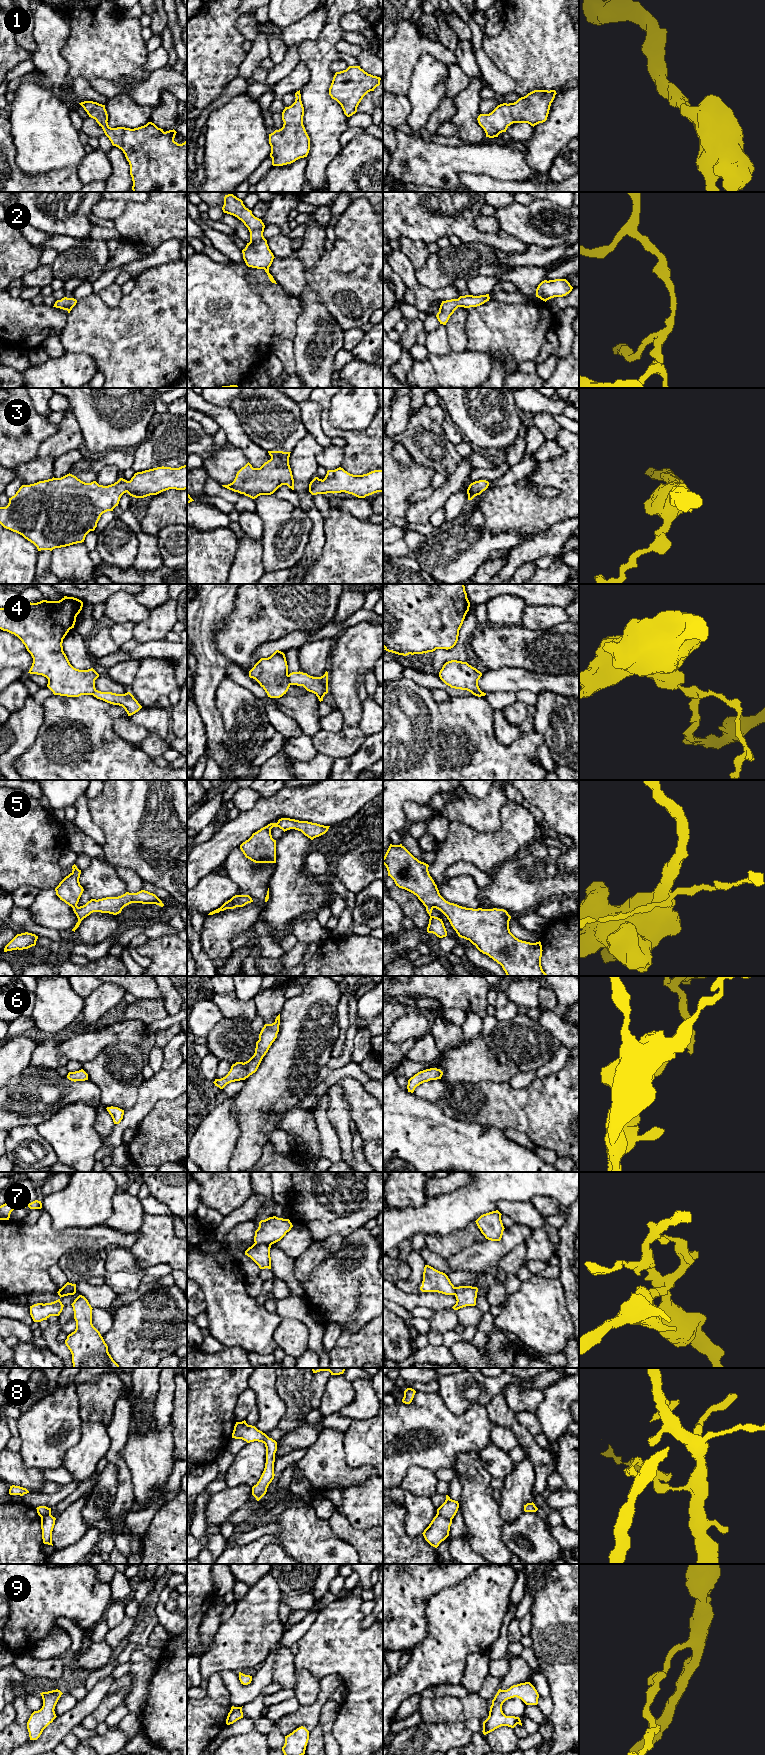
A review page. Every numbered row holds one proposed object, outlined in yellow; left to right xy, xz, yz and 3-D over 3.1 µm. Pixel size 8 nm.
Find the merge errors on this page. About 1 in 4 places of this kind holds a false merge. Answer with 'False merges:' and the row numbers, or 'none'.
False merges: 4, 5, 7, 8

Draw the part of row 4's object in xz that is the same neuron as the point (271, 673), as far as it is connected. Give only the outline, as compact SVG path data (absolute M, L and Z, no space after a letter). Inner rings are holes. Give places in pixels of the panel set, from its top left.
M276 650L270 657L261 658L249 671L249 677L260 684L268 697L282 697L290 687L285 654Z

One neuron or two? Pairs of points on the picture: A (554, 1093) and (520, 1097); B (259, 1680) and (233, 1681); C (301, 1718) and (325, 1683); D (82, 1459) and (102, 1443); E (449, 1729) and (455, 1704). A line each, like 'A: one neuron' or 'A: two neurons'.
A: one neuron
B: one neuron
C: one neuron
D: one neuron
E: two neurons

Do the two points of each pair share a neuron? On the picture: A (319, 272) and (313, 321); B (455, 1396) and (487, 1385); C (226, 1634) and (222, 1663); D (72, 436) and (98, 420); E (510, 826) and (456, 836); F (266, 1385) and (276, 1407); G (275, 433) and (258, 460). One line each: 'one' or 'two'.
A: two
B: one
C: one
D: two
E: one
F: one
G: two

